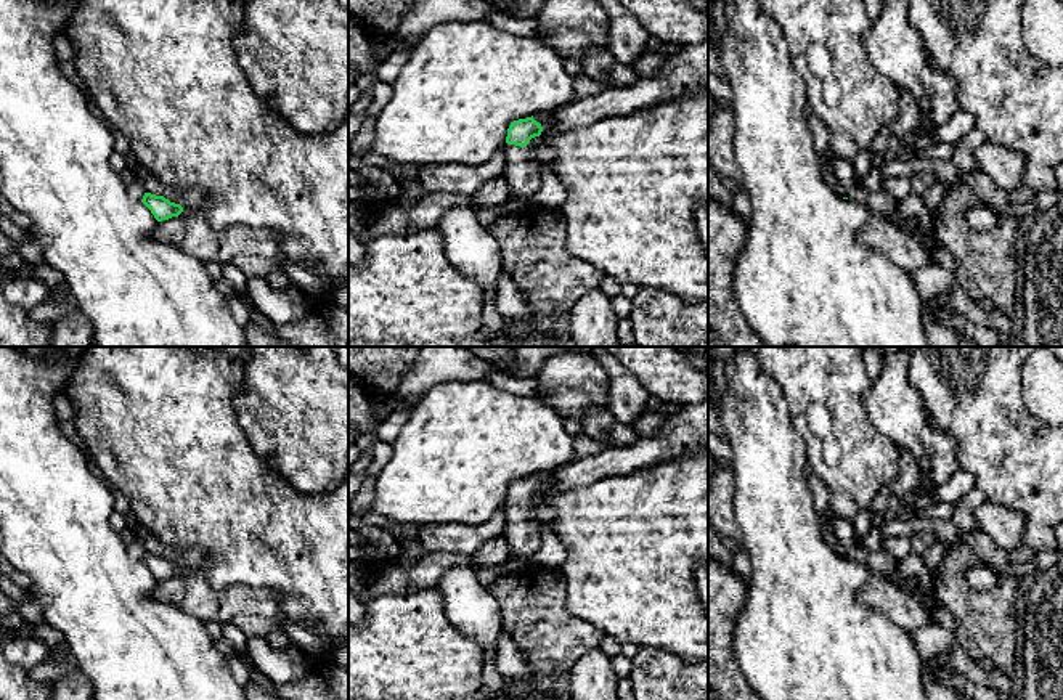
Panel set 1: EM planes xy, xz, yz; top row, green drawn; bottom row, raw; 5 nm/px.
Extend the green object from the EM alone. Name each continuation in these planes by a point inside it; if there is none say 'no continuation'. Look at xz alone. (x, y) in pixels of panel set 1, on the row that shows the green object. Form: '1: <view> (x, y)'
1: xz (545, 118)
2: xz (522, 170)

